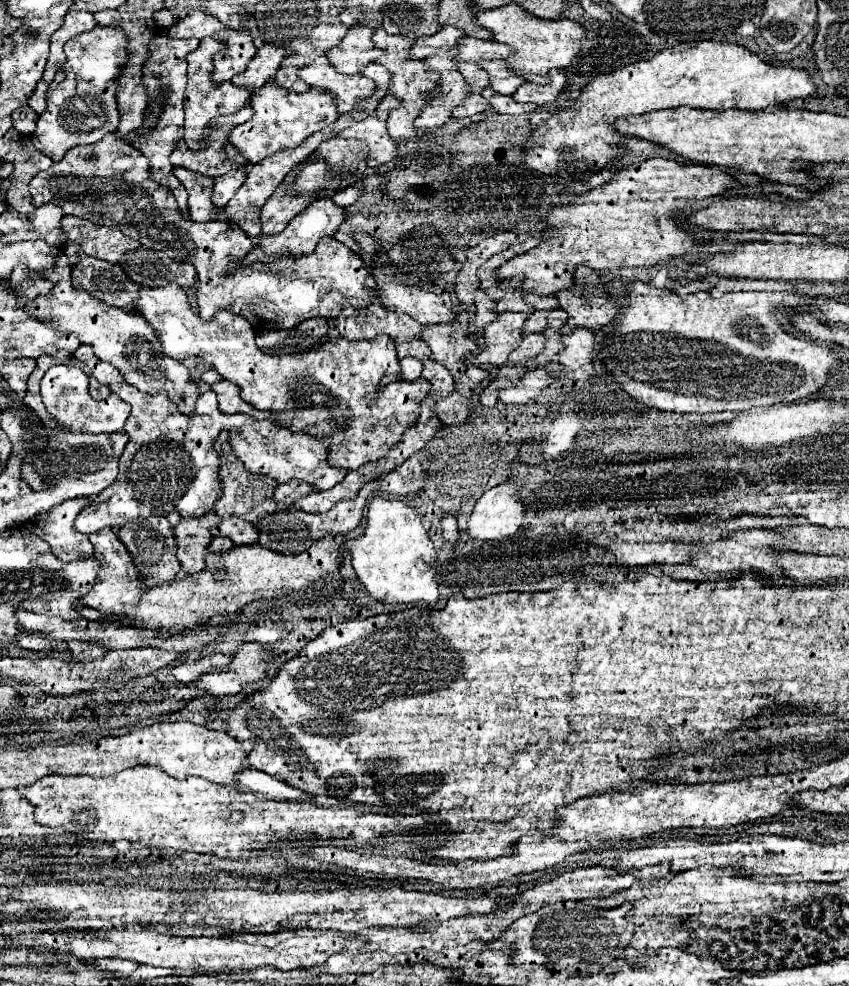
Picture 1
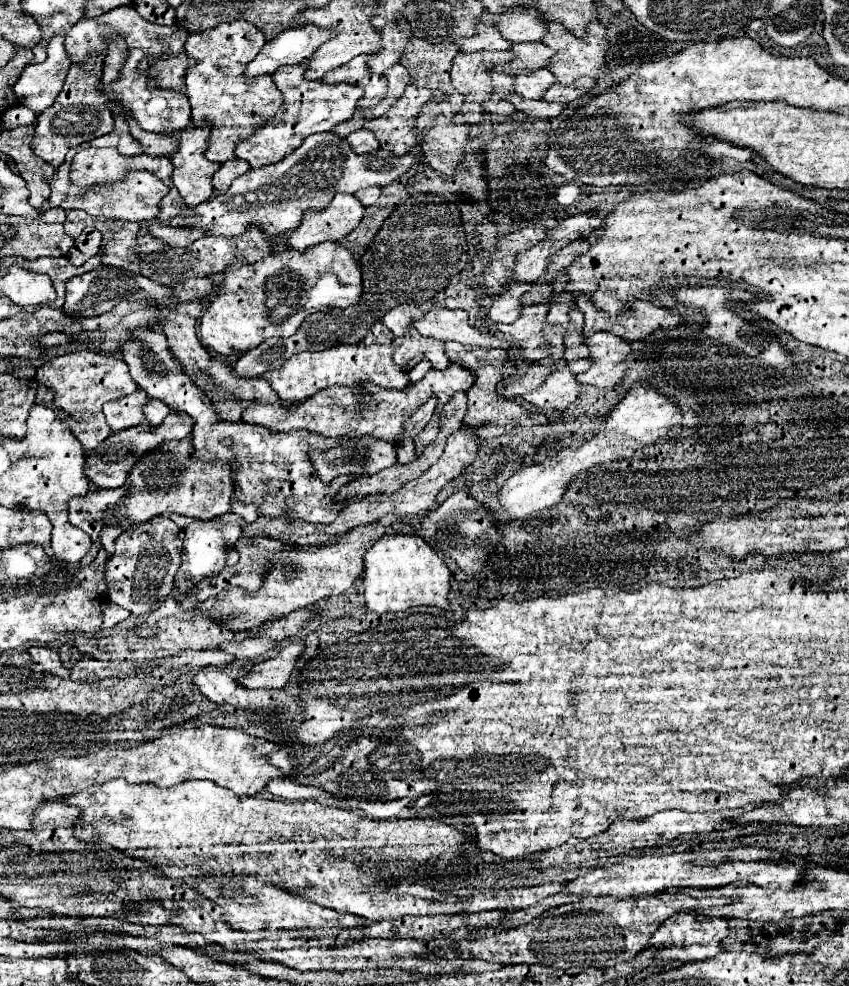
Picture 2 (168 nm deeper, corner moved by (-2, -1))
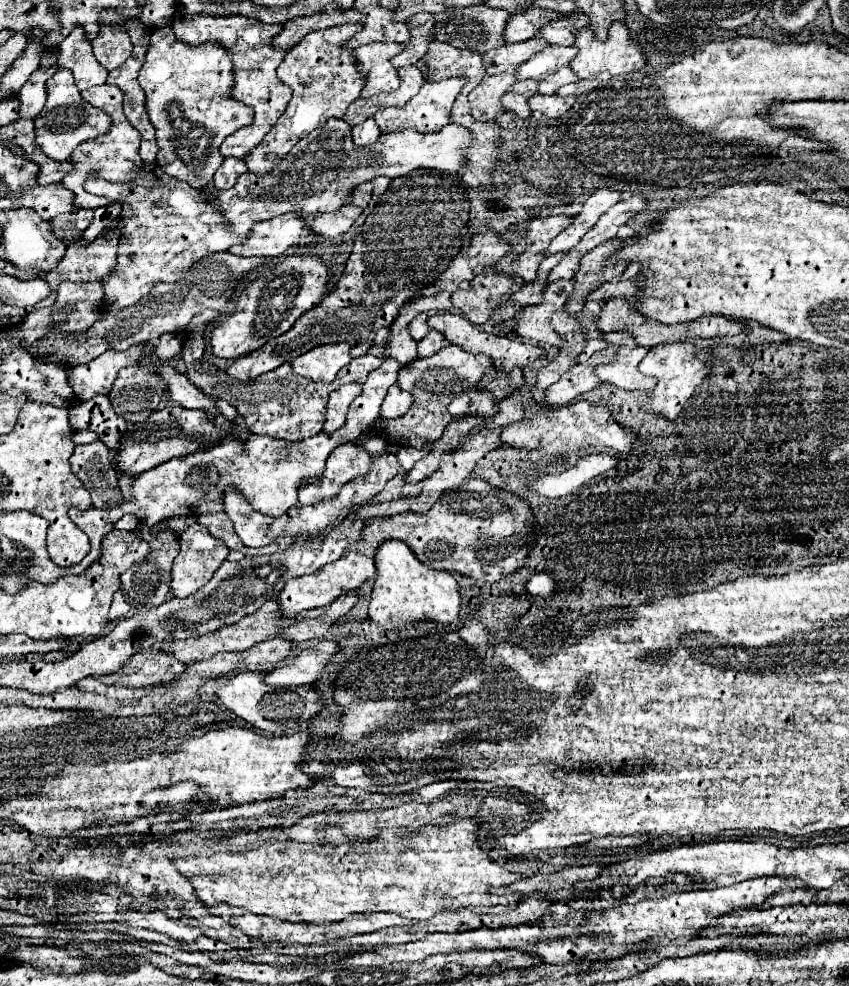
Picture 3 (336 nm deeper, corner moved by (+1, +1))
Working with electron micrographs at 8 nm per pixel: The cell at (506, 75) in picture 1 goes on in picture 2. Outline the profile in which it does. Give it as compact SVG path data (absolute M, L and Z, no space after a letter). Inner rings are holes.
M545 68L539 70L521 70L517 74L511 74L515 80L515 92L523 98L539 98L543 92L555 82L551 72Z

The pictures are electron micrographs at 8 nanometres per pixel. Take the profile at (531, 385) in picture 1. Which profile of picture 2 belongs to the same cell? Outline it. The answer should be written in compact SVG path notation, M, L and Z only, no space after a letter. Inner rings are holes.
M559 368L547 376L547 380L533 392L523 394L523 400L543 410L565 410L579 394L579 382L567 368Z

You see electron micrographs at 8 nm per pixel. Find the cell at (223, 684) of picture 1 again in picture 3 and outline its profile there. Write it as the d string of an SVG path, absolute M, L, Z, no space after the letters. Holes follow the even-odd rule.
M324 640L318 646L306 648L300 656L292 660L290 666L276 668L266 674L266 684L270 686L304 686L314 684L324 676L324 666L330 662L334 654L338 654L340 648L336 642Z

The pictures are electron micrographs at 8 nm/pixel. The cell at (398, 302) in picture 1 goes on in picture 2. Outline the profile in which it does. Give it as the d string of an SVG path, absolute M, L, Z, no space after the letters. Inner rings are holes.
M431 308L421 320L413 320L413 328L417 328L419 334L423 336L433 336L437 340L455 340L461 344L471 344L471 346L483 346L483 348L511 348L515 344L509 344L505 340L499 340L495 336L485 336L477 328L471 328L467 322L467 312L465 310L449 310L449 308Z

